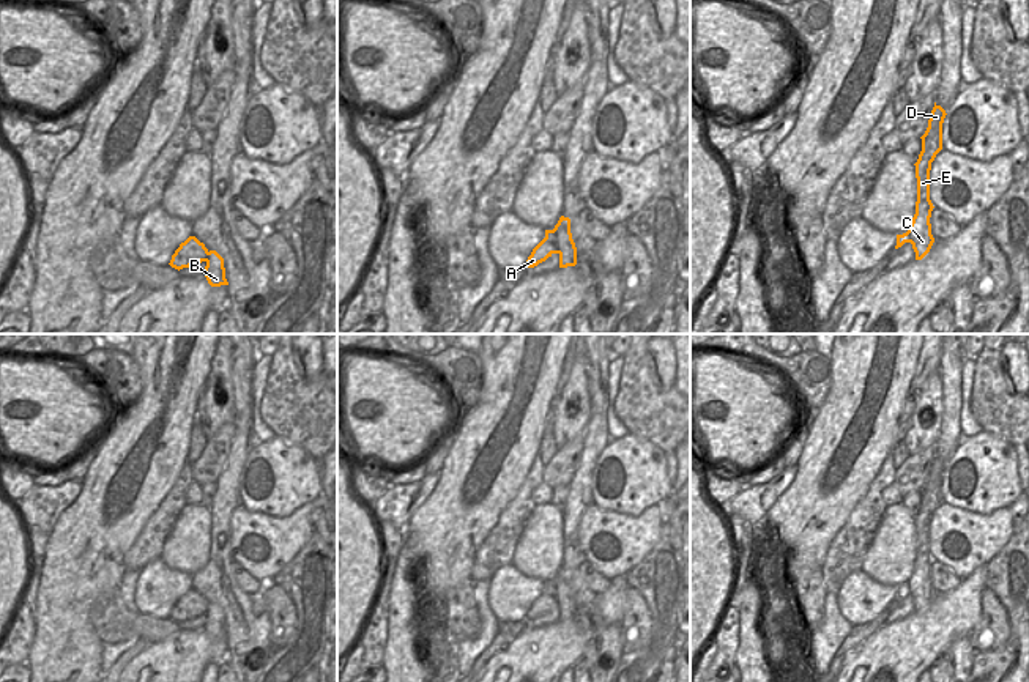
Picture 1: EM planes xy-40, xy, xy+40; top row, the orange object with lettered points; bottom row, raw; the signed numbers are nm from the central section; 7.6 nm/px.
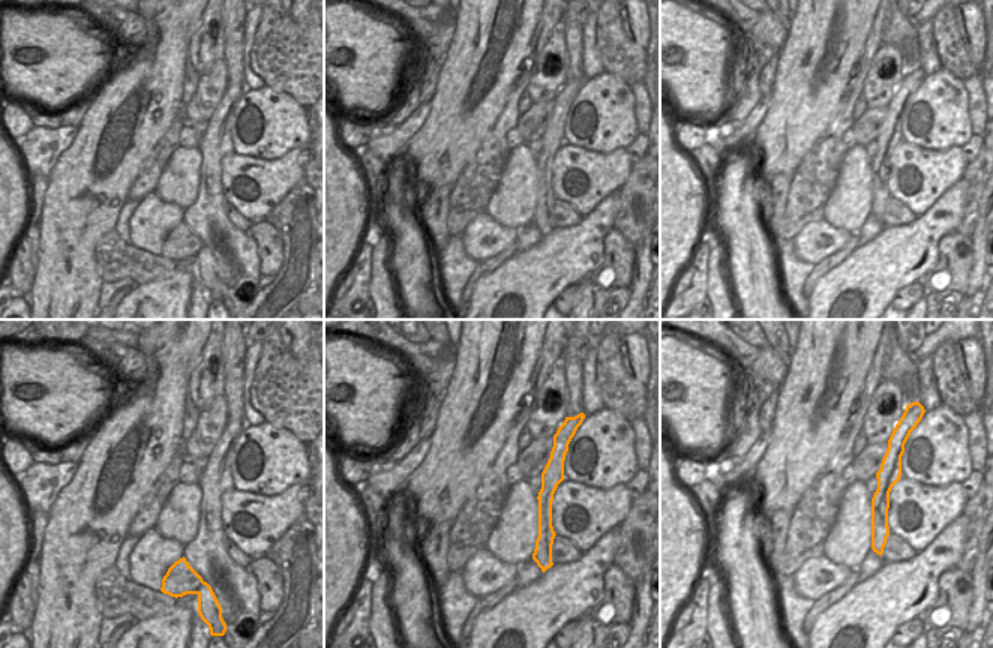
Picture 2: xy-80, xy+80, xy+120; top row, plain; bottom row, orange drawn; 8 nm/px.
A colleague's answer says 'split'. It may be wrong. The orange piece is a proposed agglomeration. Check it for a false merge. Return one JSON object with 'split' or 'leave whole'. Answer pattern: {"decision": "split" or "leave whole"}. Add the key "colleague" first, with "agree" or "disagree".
{"colleague": "agree", "decision": "split"}

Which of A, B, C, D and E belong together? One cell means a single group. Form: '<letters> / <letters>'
A / B C D E

